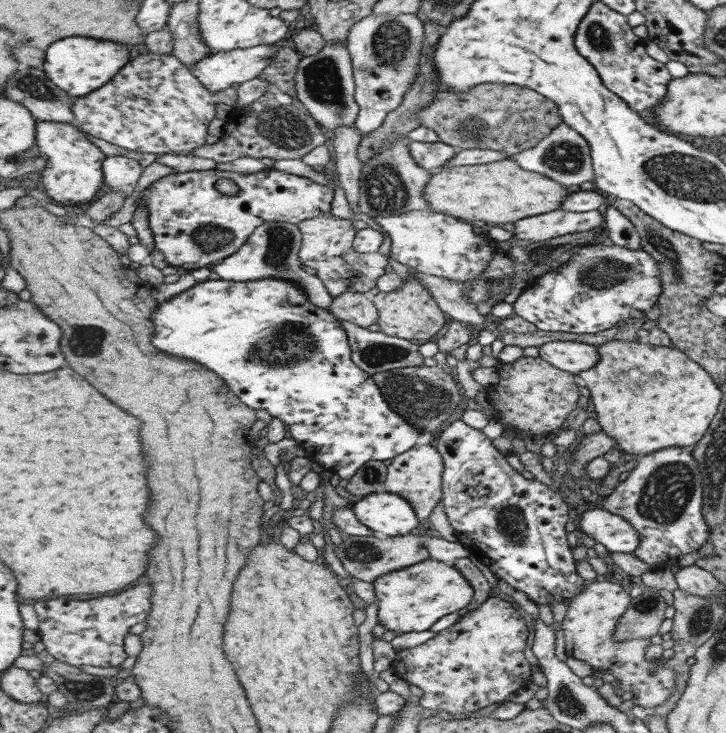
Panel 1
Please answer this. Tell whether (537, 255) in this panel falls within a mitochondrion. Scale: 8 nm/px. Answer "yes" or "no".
yes

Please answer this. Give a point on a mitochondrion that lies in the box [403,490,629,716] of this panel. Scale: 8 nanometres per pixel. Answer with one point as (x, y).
(512, 524)

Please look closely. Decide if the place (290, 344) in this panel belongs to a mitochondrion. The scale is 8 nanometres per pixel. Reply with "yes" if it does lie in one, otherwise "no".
yes

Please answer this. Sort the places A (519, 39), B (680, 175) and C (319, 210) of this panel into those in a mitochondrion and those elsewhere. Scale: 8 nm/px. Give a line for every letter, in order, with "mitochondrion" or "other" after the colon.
A: other
B: mitochondrion
C: other

